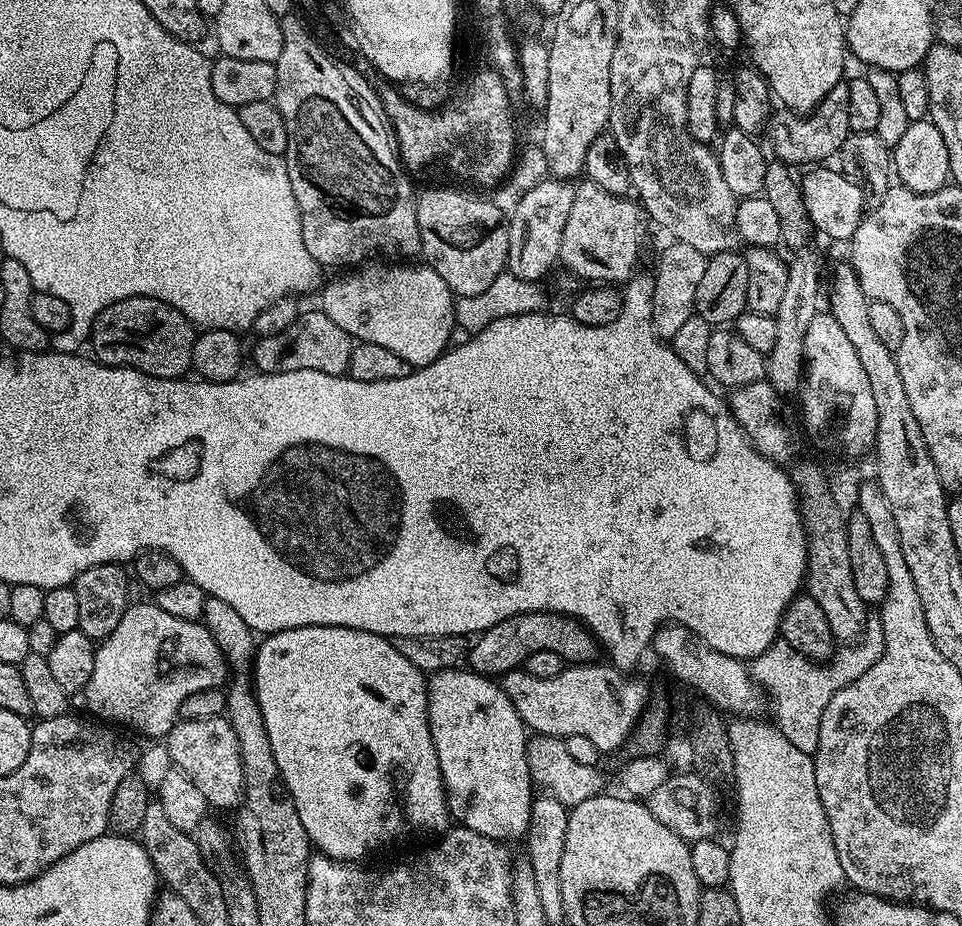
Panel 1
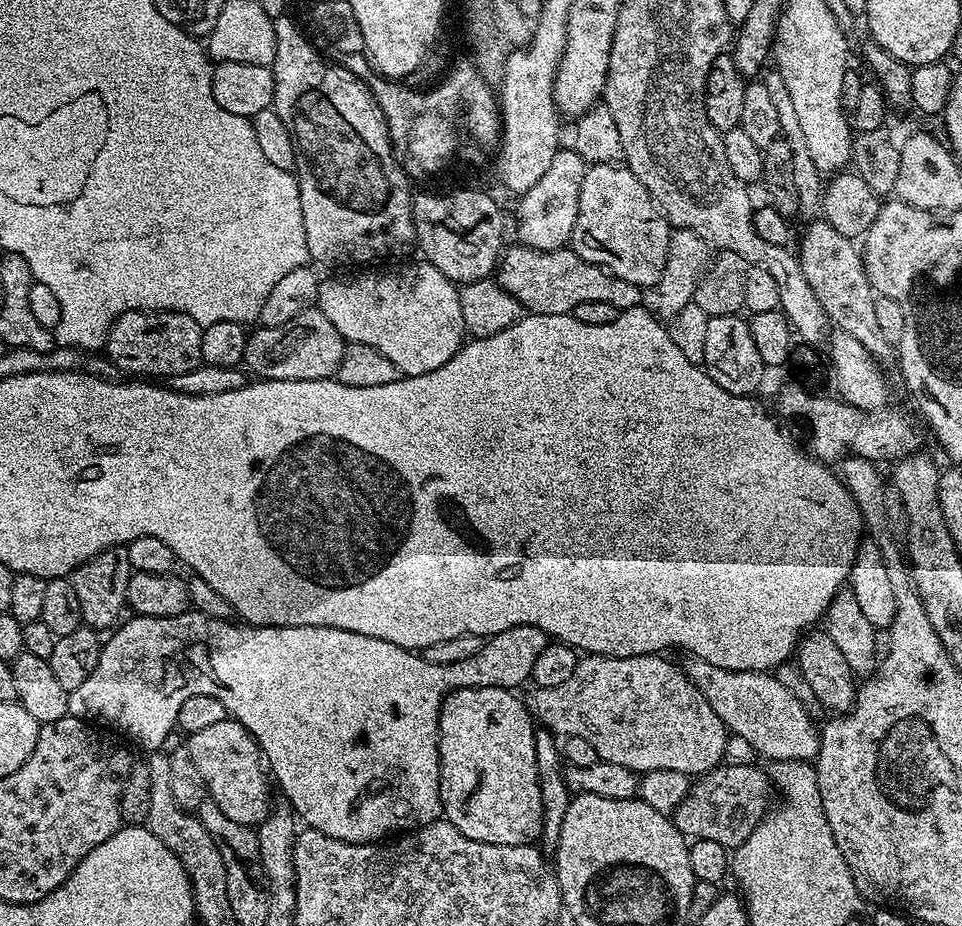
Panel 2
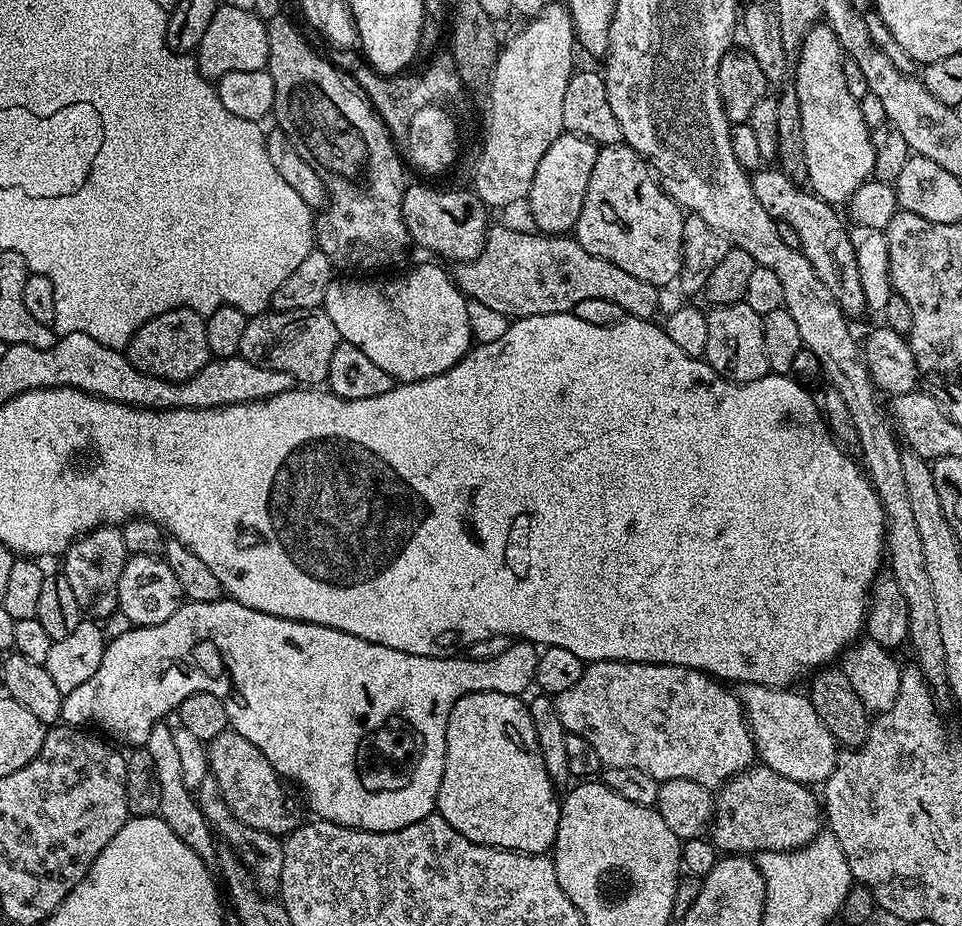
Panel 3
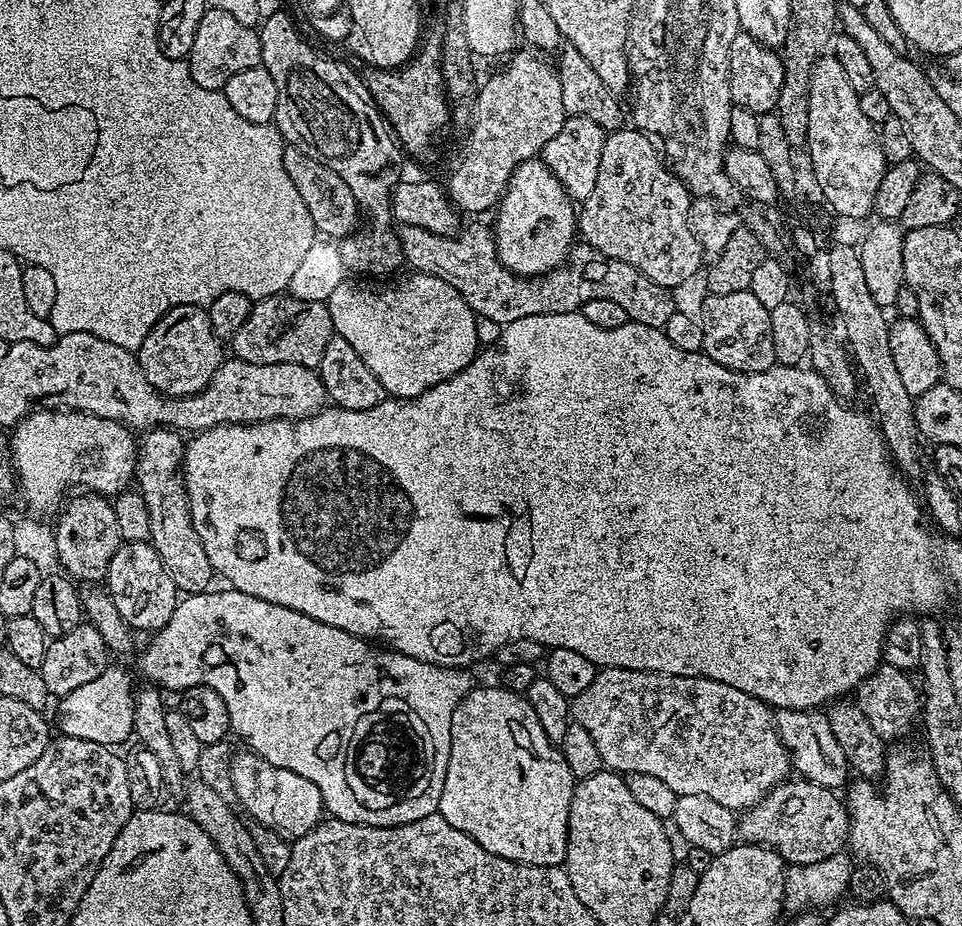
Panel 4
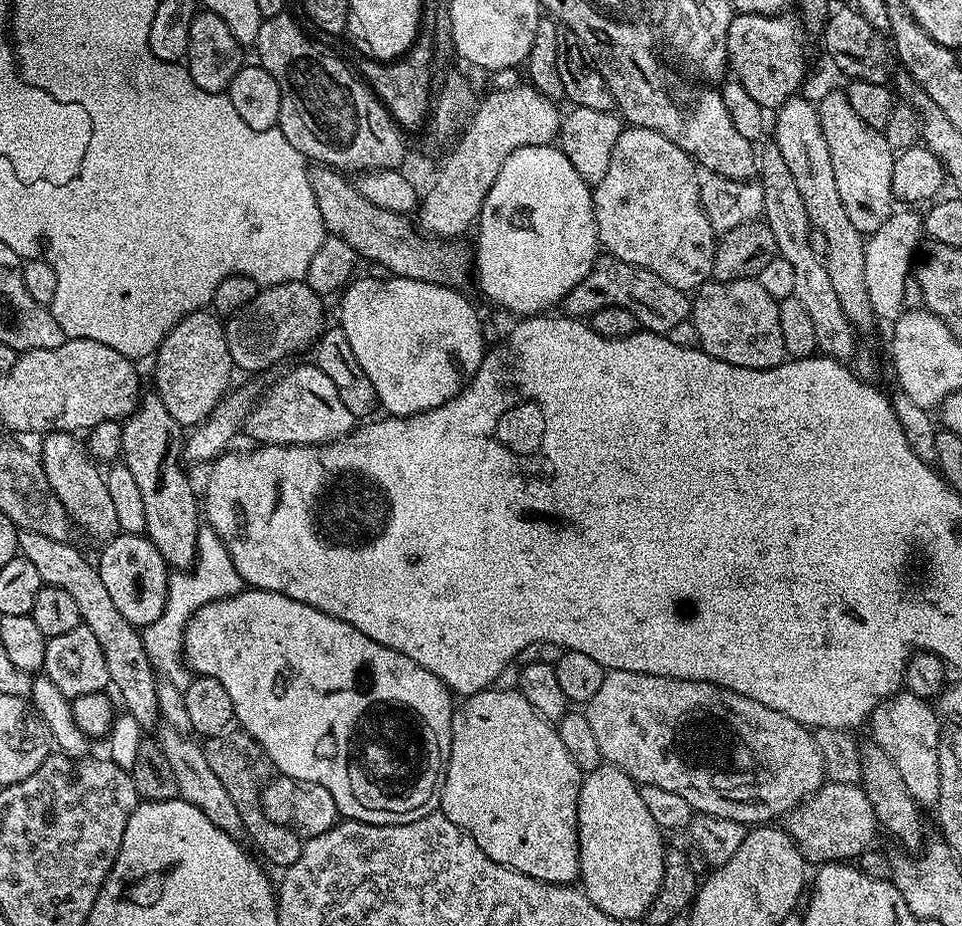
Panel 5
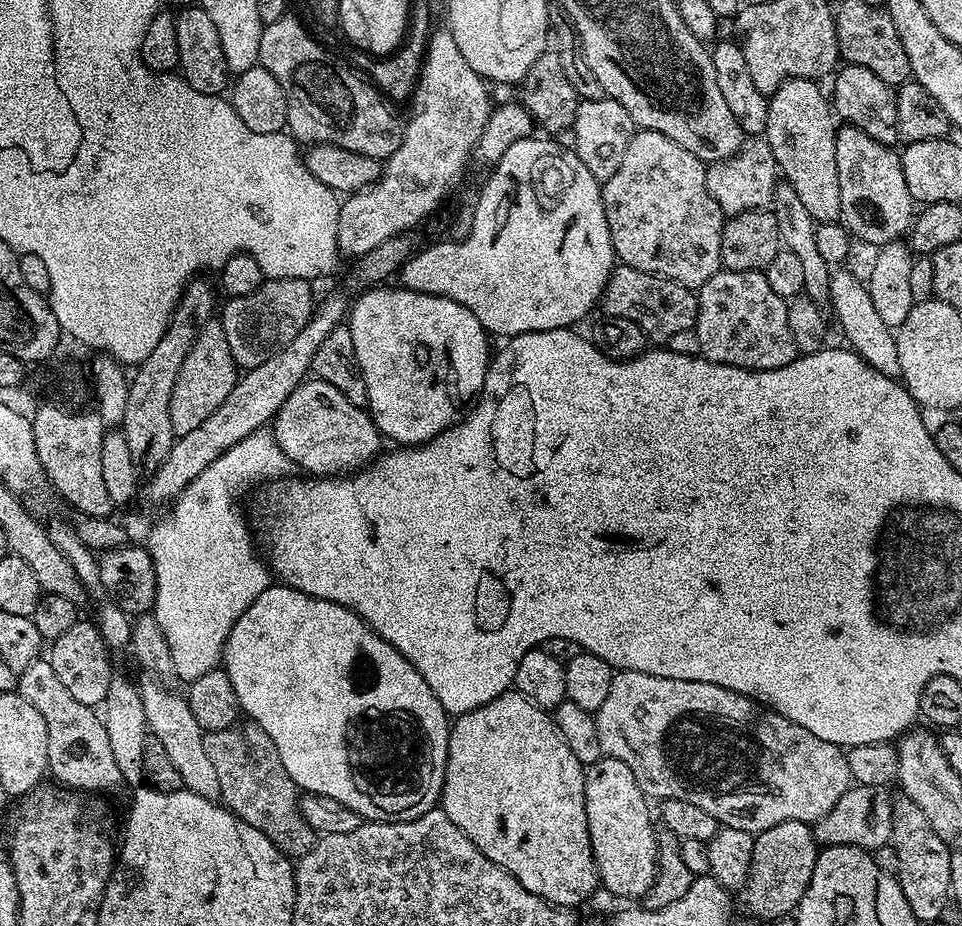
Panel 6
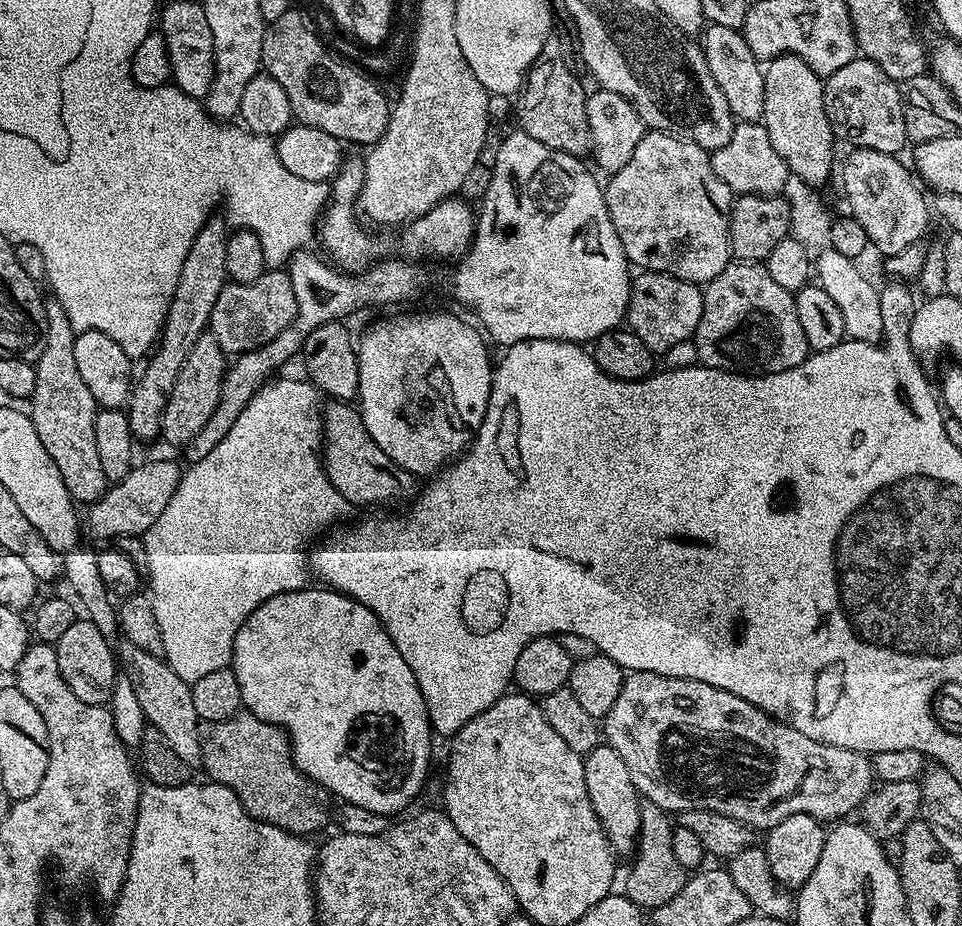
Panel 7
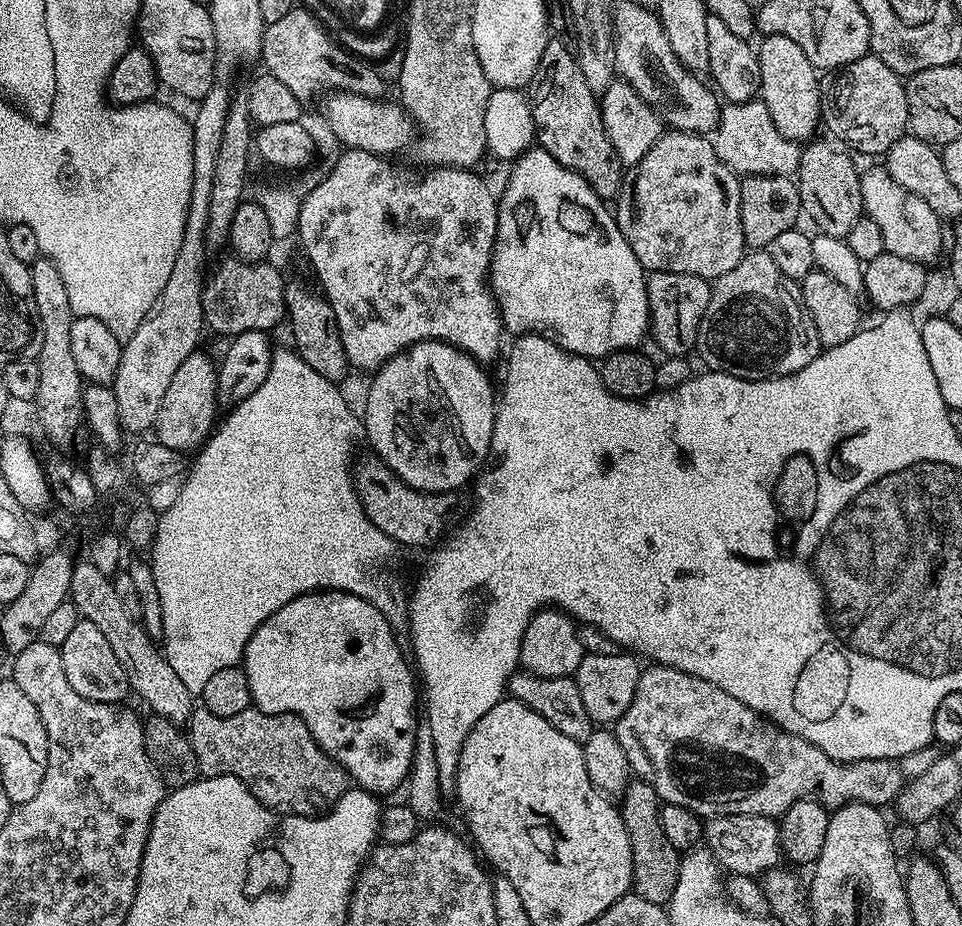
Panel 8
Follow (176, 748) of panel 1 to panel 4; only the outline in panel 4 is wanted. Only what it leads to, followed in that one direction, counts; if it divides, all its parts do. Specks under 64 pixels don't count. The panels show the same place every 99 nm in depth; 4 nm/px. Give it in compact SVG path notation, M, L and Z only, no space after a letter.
M237 751L233 755L230 766L230 782L235 803L249 817L252 815L257 825L274 829L289 842L310 834L310 830L314 830L314 826L325 815L322 790L318 790L314 782L302 778L302 774L294 774L294 770L282 770L266 762L266 758L262 758L257 752L243 751Z

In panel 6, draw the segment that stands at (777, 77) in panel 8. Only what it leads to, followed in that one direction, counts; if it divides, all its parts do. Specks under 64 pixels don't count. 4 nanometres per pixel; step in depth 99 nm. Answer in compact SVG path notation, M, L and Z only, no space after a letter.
M787 80L768 97L770 111L766 114L766 130L763 139L767 140L776 159L779 175L790 186L794 186L802 206L810 210L813 220L824 224L840 220L842 194L838 190L838 162L836 161L836 134L838 120L832 110L829 97L820 89L815 80Z

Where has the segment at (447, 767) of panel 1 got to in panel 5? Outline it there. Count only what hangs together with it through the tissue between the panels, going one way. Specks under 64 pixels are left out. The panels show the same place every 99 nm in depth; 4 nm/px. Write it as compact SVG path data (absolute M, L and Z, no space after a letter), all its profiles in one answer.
M500 686L486 688L482 692L475 692L472 696L463 697L455 705L452 714L452 741L450 742L450 758L448 759L448 777L444 780L444 789L440 795L439 811L443 812L454 826L458 826L494 862L498 862L507 868L518 870L535 880L541 880L547 884L567 884L571 885L580 874L580 847L578 846L578 794L580 793L580 782L582 773L580 767L566 754L566 746L562 746L562 738L559 731L544 717L539 716L526 702L526 698L519 690L503 692Z

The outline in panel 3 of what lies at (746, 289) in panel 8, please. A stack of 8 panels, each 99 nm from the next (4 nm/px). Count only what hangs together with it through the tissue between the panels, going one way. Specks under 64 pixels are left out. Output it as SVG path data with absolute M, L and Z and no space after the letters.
M743 302L722 304L713 307L711 311L707 313L706 350L703 359L707 360L717 376L733 380L735 384L745 384L769 375L766 338L762 338L764 317L750 310L750 306Z

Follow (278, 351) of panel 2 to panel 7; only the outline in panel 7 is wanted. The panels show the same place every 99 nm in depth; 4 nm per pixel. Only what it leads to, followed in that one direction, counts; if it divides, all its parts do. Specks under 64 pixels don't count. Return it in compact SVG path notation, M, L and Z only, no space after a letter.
M266 270L258 282L249 284L225 284L222 294L218 294L218 302L214 302L214 310L210 310L207 331L222 346L225 354L249 352L282 334L290 322L294 322L294 314L298 310L298 302L294 298L294 286L290 286L287 271L272 272Z

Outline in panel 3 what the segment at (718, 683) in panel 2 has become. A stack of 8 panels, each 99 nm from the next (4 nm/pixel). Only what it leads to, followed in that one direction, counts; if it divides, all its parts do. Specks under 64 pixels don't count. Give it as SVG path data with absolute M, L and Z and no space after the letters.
M741 684L738 688L738 695L740 705L744 707L744 717L748 719L748 730L756 744L759 763L765 768L782 774L782 778L790 778L799 784L820 786L830 778L834 770L838 745L836 739L830 734L830 730L826 730L822 718L818 718L818 710L814 710L812 701L807 695L803 691L792 691L796 690L791 687L772 688L761 684Z

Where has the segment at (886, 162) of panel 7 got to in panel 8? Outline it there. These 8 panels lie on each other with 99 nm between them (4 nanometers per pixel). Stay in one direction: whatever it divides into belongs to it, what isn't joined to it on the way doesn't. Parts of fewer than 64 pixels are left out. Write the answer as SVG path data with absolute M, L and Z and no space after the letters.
M887 167L872 168L865 171L860 178L862 186L862 202L864 216L874 220L882 234L884 251L898 254L898 258L910 258L925 266L942 255L942 221L918 194L910 194L906 186L898 186L894 178L890 178Z

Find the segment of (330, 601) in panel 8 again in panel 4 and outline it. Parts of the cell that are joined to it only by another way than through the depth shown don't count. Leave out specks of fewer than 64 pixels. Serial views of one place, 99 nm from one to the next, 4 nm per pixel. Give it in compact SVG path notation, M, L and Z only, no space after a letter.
M235 590L216 591L193 592L177 603L174 614L170 614L170 622L166 622L166 626L154 633L149 639L152 641L145 646L144 653L140 656L140 672L148 679L145 681L164 690L183 690L194 686L210 686L210 690L218 690L218 694L222 694L222 702L226 702L226 710L230 710L231 731L237 732L248 743L245 745L266 758L266 762L282 770L294 770L294 774L302 774L302 778L314 782L314 786L322 790L324 810L329 817L342 822L389 828L418 822L418 818L426 818L439 809L442 786L450 762L450 722L454 718L458 702L462 702L465 694L474 687L471 676L473 673L469 669L447 668L422 662L401 652L393 652L387 646L377 646L346 630L338 630L338 626L326 626L326 622L318 622L298 610L290 610L286 606L278 606L274 602L266 602L262 598L254 598Z

